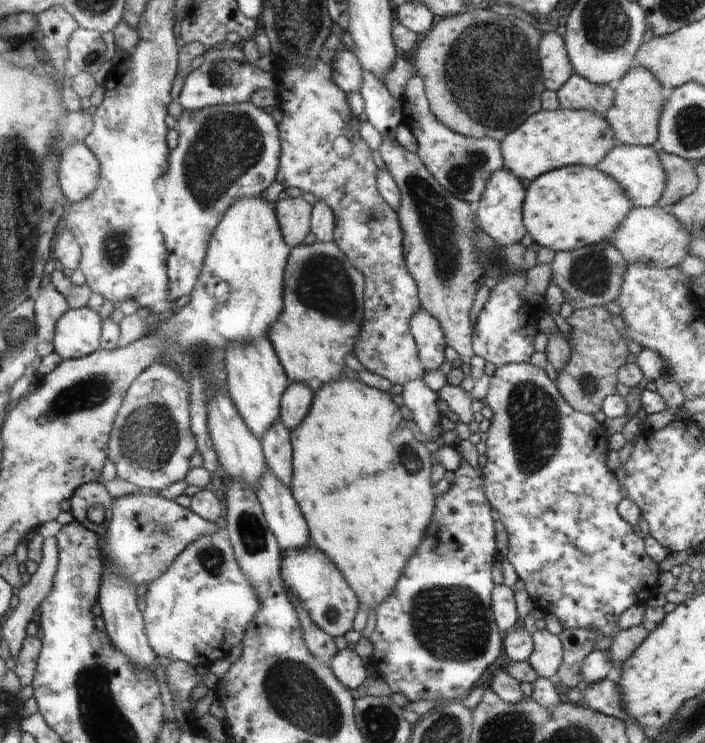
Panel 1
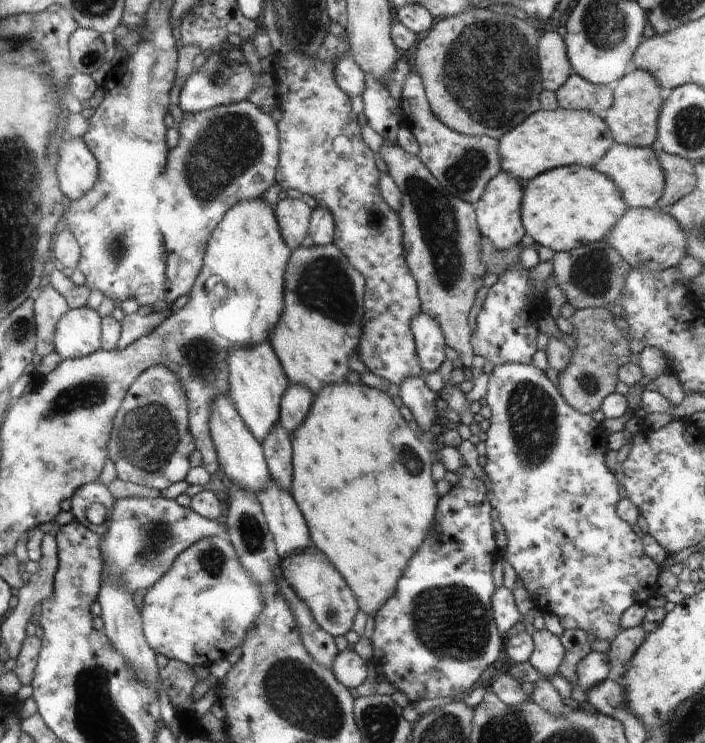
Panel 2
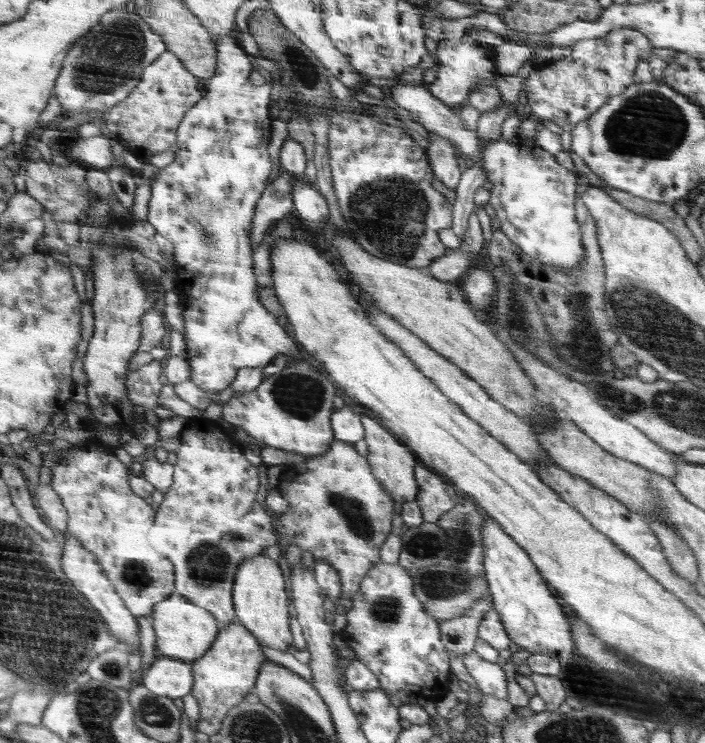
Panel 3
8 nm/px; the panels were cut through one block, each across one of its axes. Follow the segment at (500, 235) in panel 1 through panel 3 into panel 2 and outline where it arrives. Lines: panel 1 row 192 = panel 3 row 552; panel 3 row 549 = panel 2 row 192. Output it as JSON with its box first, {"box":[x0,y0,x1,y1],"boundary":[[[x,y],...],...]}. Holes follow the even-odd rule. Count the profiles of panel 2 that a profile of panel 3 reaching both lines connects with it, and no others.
{"box":[476,171,525,252],"boundary":[[[502,171],[489,183],[481,201],[476,204],[478,231],[493,245],[494,249],[508,252],[524,238],[525,228],[521,218],[523,198],[522,188],[516,177]]]}

